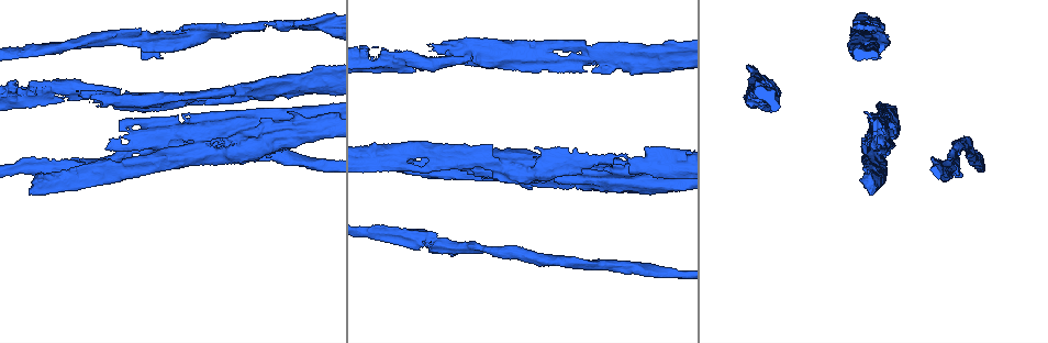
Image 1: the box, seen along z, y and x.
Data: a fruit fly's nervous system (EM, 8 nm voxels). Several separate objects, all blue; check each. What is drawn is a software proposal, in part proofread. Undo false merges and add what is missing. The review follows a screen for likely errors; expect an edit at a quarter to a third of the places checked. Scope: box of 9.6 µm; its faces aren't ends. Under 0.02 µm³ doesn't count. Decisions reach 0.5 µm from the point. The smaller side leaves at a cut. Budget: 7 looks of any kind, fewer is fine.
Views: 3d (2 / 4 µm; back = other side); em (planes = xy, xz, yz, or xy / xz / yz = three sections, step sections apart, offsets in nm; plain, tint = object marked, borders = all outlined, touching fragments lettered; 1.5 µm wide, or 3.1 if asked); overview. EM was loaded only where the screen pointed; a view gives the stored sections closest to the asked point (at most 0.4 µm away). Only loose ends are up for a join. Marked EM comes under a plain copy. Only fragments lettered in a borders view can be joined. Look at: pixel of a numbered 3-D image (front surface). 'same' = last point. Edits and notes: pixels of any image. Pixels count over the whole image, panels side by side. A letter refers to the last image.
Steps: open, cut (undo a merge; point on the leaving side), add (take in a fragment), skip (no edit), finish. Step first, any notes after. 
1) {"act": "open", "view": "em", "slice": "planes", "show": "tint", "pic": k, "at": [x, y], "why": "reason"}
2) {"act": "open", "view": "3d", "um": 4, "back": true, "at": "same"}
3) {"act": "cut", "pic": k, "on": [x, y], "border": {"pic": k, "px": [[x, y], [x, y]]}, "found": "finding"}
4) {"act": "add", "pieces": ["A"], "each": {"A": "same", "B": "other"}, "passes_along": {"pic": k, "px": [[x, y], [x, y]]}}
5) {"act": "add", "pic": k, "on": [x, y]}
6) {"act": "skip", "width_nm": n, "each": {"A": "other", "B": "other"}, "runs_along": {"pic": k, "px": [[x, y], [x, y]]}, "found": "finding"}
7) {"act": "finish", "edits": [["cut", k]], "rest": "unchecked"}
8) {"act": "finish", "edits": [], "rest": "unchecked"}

{"act": "open", "view": "3d", "um": 2, "pic": 1, "at": [314, 19], "why": "stops while still wide"}

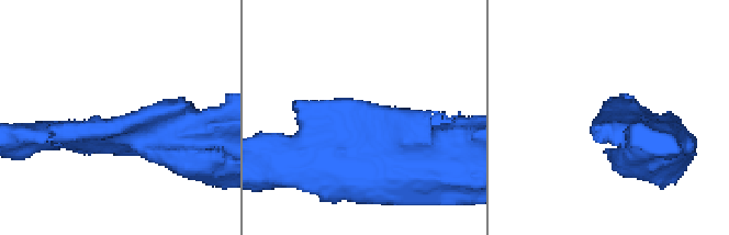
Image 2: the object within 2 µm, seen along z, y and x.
{"act": "open", "view": "em", "slice": "planes", "show": "borders", "pic": 2, "at": [595, 120]}

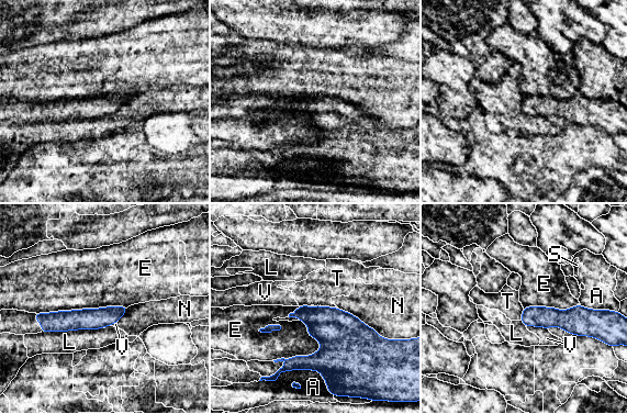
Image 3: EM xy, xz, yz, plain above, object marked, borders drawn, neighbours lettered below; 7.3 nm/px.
{"act": "skip", "each": {"A": "other", "E": "other", "L": "other", "N": "other", "S": "other", "T": "other", "V": "other"}, "found": "none of them fits"}

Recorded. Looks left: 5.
{"act": "open", "view": "em", "slice": "planes", "show": "borders", "pic": 1, "at": [416, 169], "why": "branch stops here"}

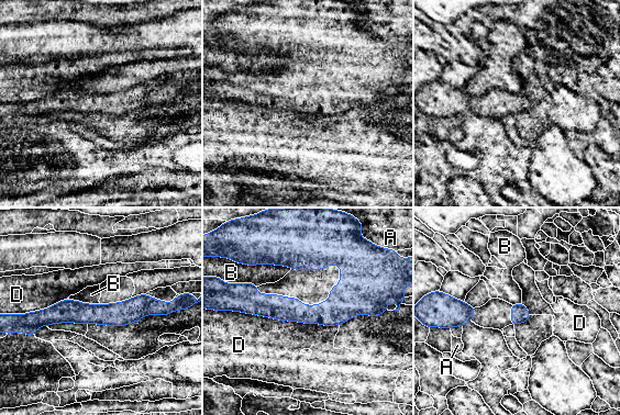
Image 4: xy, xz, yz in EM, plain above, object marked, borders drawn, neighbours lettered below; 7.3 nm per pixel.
{"act": "skip", "each": {"A": "other", "B": "other", "D": "other"}, "border": {"pic": 4, "px": [[219, 310], [339, 325]]}, "found": "none of them fits"}

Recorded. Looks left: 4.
{"act": "open", "view": "3d", "um": 2, "pic": 1, "at": [45, 158], "why": "an open end"}

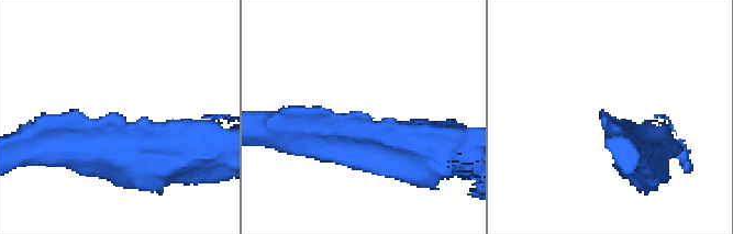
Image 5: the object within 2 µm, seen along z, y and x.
{"act": "open", "view": "em", "slice": "xz", "step": 4, "show": "borders", "pic": 5, "at": [363, 113]}

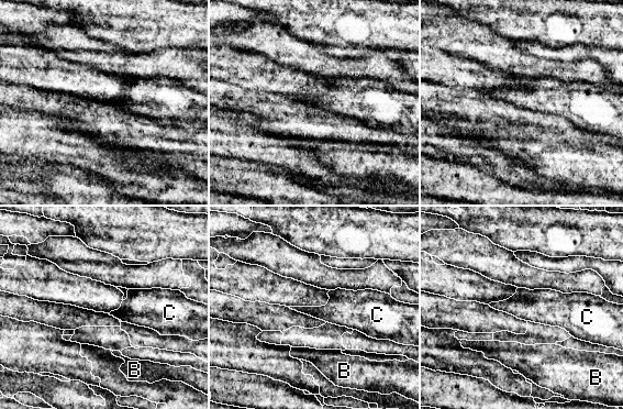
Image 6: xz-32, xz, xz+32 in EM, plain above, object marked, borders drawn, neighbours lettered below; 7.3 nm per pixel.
{"act": "open", "view": "em", "slice": "yz", "step": 8, "show": "borders", "at": "same"}

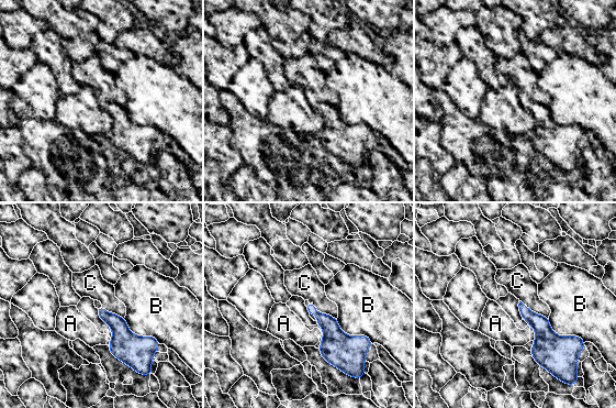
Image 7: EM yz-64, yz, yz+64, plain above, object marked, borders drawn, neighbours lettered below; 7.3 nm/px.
{"act": "skip", "each": {"A": "other", "B": "other", "C": "other"}, "border": {"pic": 7, "px": [[101, 306], [123, 318]]}, "found": "no lettered fragment goes on from it"}

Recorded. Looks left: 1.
{"act": "finish", "edits": [], "rest": "unchecked"}

